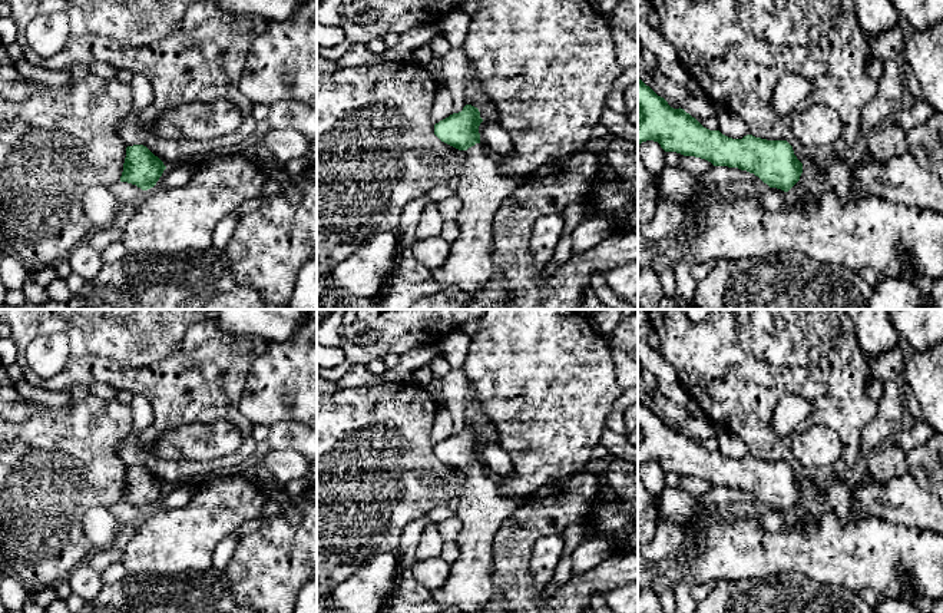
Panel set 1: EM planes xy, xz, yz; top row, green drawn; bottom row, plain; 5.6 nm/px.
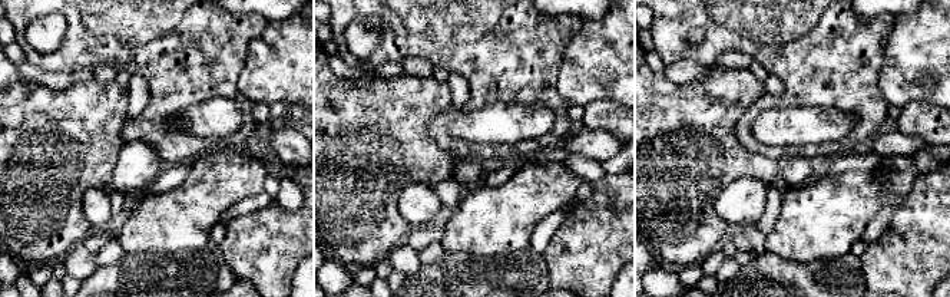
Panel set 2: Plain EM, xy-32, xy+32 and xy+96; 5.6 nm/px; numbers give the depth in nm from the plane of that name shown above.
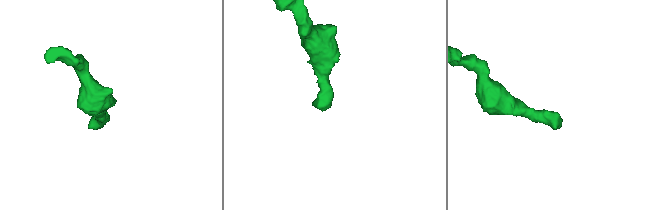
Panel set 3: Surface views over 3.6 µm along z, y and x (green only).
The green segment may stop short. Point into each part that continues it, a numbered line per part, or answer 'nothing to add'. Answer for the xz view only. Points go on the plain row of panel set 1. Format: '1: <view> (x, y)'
1: xz (482, 509)

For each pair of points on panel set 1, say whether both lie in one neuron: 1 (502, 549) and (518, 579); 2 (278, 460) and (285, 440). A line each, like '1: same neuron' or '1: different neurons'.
1: same neuron
2: different neurons

